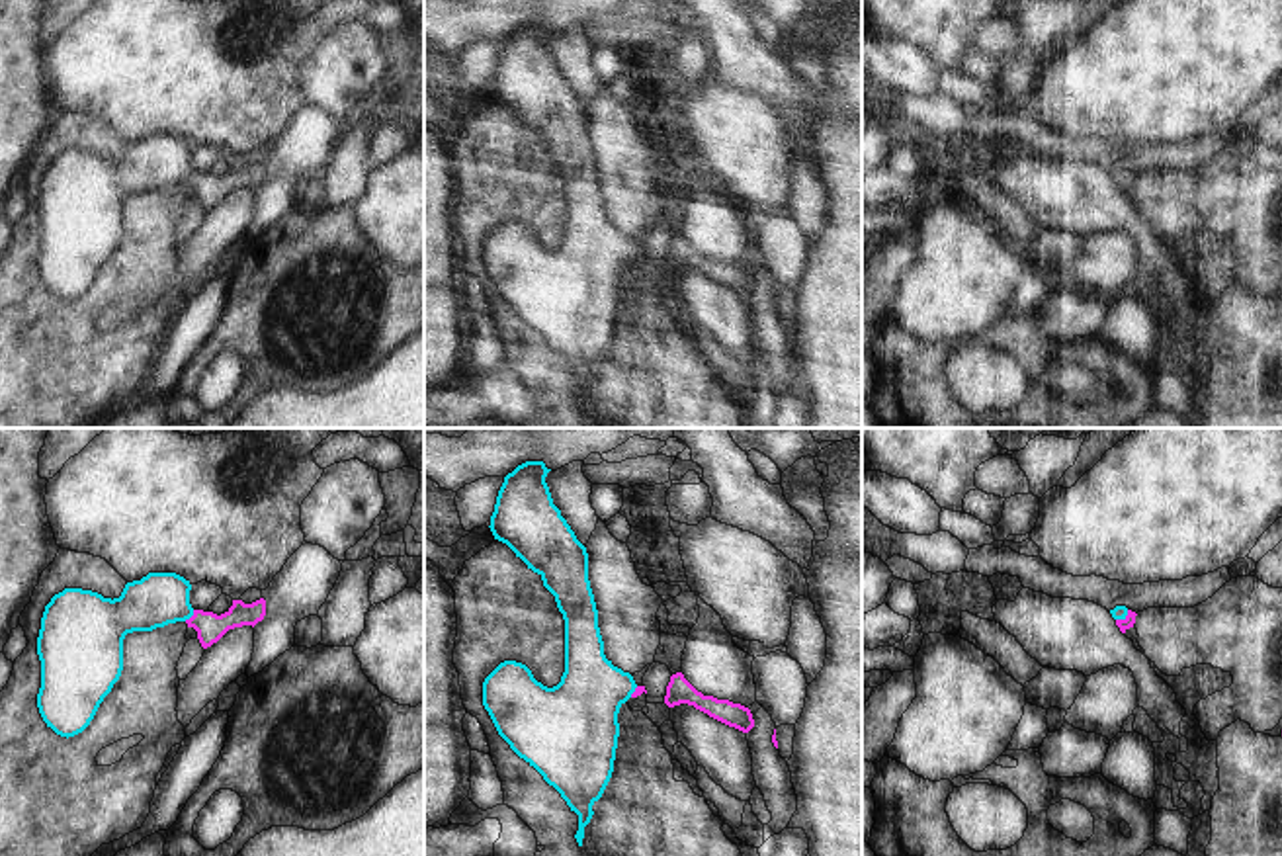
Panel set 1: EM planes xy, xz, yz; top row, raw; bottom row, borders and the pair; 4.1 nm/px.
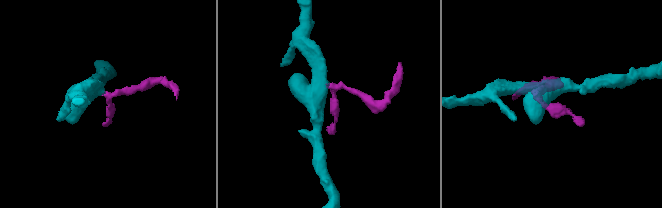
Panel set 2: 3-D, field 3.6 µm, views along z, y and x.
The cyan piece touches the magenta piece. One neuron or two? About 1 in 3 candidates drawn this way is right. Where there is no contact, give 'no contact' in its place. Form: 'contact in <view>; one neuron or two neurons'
contact in xy; one neuron

